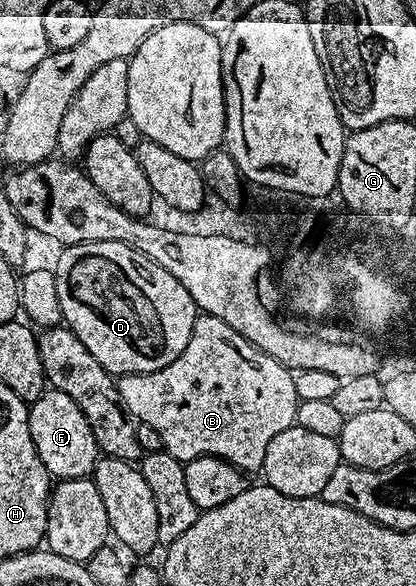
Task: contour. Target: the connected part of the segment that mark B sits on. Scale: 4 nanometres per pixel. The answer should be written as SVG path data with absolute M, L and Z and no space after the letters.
M204 313L198 314L187 347L179 353L179 357L175 357L175 361L171 361L171 365L163 365L163 369L155 373L120 376L116 385L121 406L126 412L136 422L151 425L159 433L164 450L184 464L200 455L214 455L232 463L242 472L260 472L271 439L297 421L299 400L295 393L293 371L283 366L276 354L243 337L227 325L227 321L219 321L219 317Z

